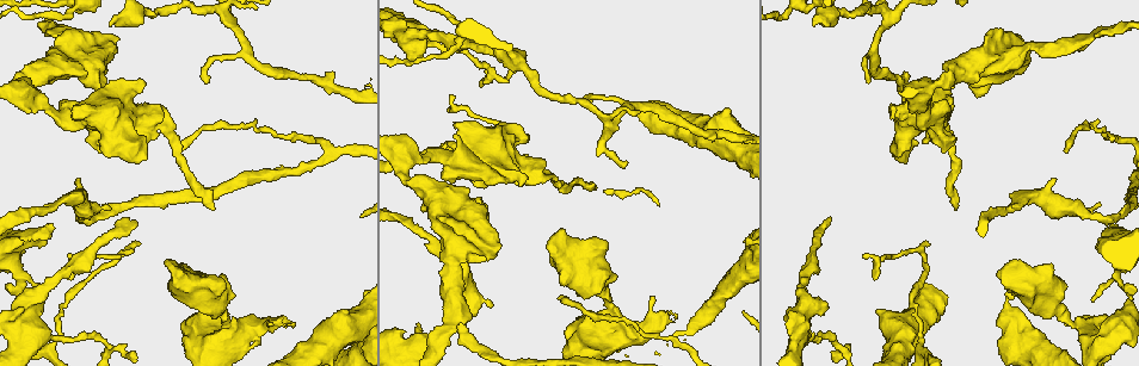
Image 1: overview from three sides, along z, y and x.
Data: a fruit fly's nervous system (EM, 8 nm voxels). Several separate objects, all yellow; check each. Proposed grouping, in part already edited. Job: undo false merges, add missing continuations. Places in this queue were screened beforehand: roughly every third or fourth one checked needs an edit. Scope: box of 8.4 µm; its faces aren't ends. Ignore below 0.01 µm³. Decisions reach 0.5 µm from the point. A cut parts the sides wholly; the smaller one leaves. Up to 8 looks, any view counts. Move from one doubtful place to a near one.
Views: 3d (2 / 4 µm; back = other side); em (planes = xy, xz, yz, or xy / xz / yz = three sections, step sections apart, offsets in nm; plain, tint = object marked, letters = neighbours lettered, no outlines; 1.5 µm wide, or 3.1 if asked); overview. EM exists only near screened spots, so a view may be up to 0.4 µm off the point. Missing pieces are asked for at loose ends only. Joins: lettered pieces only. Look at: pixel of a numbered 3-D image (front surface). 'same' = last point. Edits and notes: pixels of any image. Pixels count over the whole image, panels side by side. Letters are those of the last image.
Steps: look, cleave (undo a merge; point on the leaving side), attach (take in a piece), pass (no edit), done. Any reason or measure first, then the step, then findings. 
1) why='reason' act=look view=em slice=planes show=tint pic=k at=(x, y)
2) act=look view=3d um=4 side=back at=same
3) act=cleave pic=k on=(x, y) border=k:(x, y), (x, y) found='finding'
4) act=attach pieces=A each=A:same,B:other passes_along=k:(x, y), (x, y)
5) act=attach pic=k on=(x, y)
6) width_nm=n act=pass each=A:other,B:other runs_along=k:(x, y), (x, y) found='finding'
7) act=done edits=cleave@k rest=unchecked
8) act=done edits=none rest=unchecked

why='branch stops here' act=look view=em slice=yz step=4 show=letters pic=1 at=(111, 209)

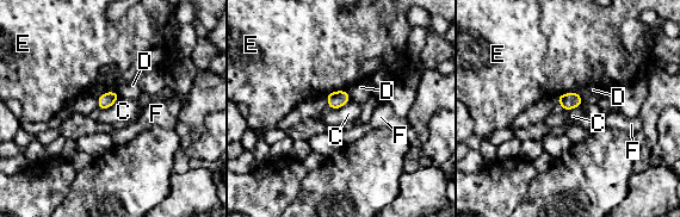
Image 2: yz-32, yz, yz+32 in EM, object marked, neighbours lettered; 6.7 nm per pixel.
act=look view=em slice=planes show=letters at=same

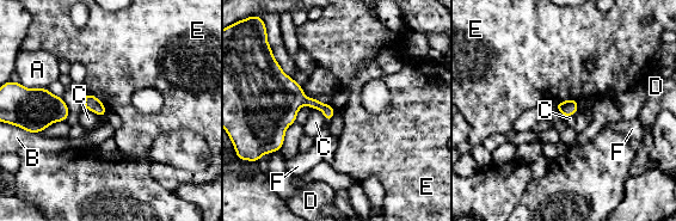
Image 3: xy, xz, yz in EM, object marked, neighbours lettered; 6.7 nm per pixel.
act=pass each=A:other,B:other,C:other,D:other,E:other,F:other border=3:(577, 100), (564, 99), (554, 105) found='none of them fits'

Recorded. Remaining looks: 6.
why='branch stops here' act=look view=3d um=4 pic=1 at=(207, 81)

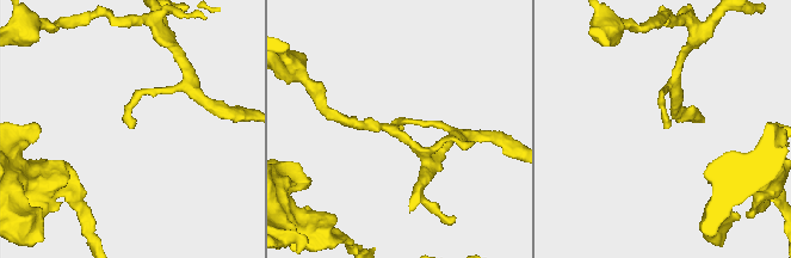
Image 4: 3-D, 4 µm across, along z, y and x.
act=look view=em slice=xz step=4 show=tint pic=4 at=(129, 128)

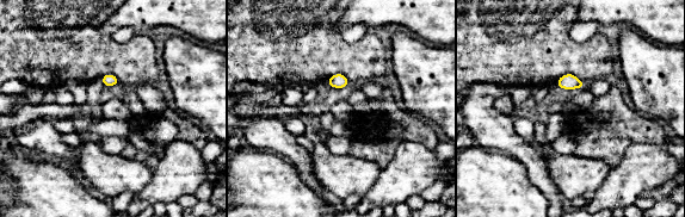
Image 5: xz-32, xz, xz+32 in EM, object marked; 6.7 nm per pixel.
act=look view=em slice=planes show=letters at=same

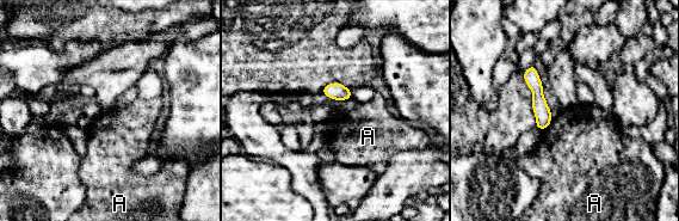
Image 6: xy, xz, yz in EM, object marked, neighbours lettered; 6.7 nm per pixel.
act=pass each=A:other border=6:(553, 120), (541, 132) found='none of them fits'

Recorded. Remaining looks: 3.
why='narrows sharply' act=look view=em slice=planes show=plain pic=1 at=(451, 270)

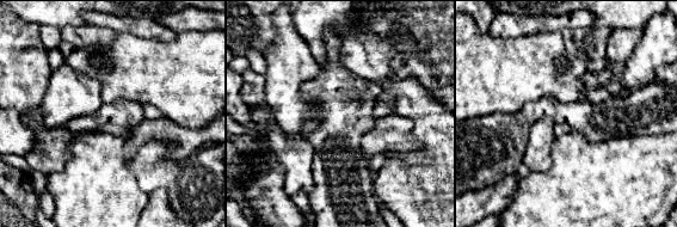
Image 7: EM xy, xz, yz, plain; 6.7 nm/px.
act=look view=em slice=planes show=letters at=same

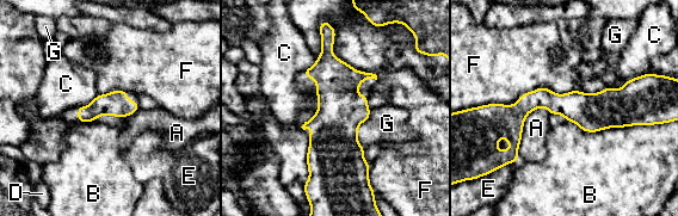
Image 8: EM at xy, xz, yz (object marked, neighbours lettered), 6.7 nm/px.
act=pass each=A:other,B:other,C:other,D:other,E:other,F:other,G:other border=8:(574, 88), (482, 105) found='continuous, no second neuron'

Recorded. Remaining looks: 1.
act=done edits=none rest=unchecked

